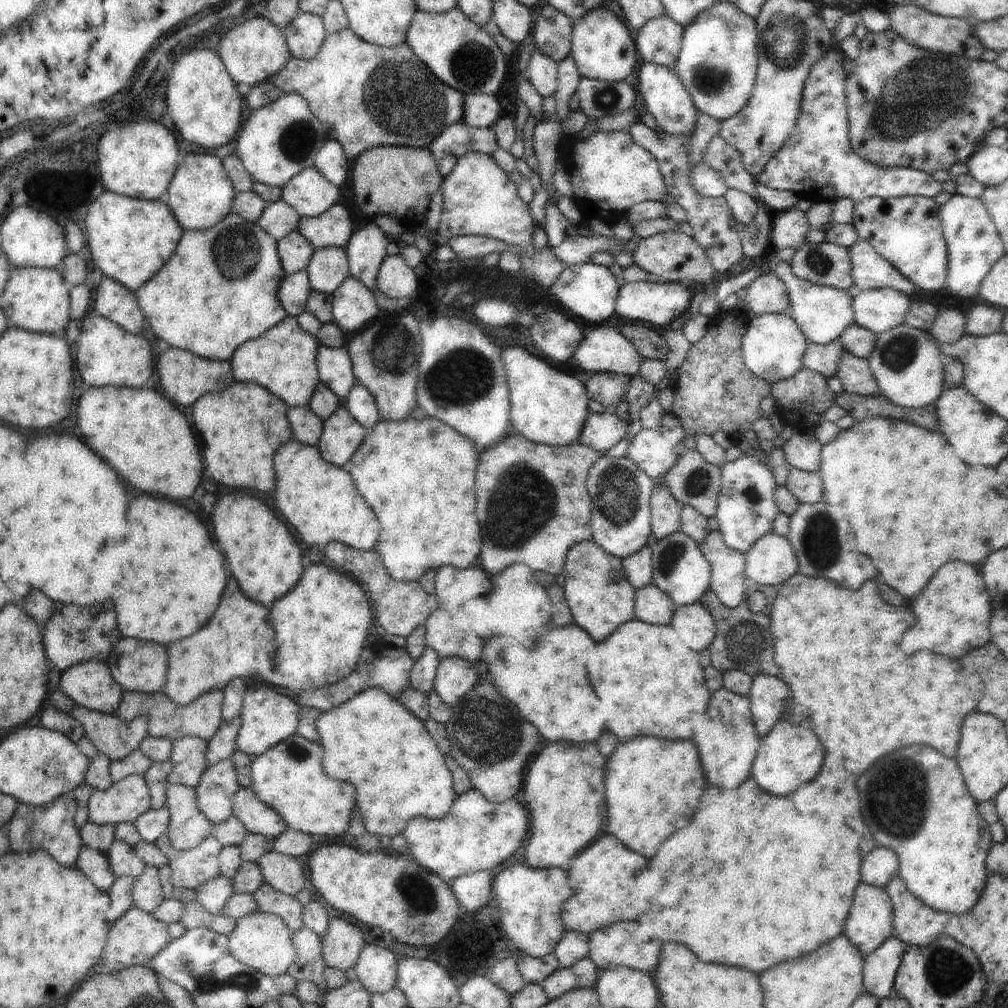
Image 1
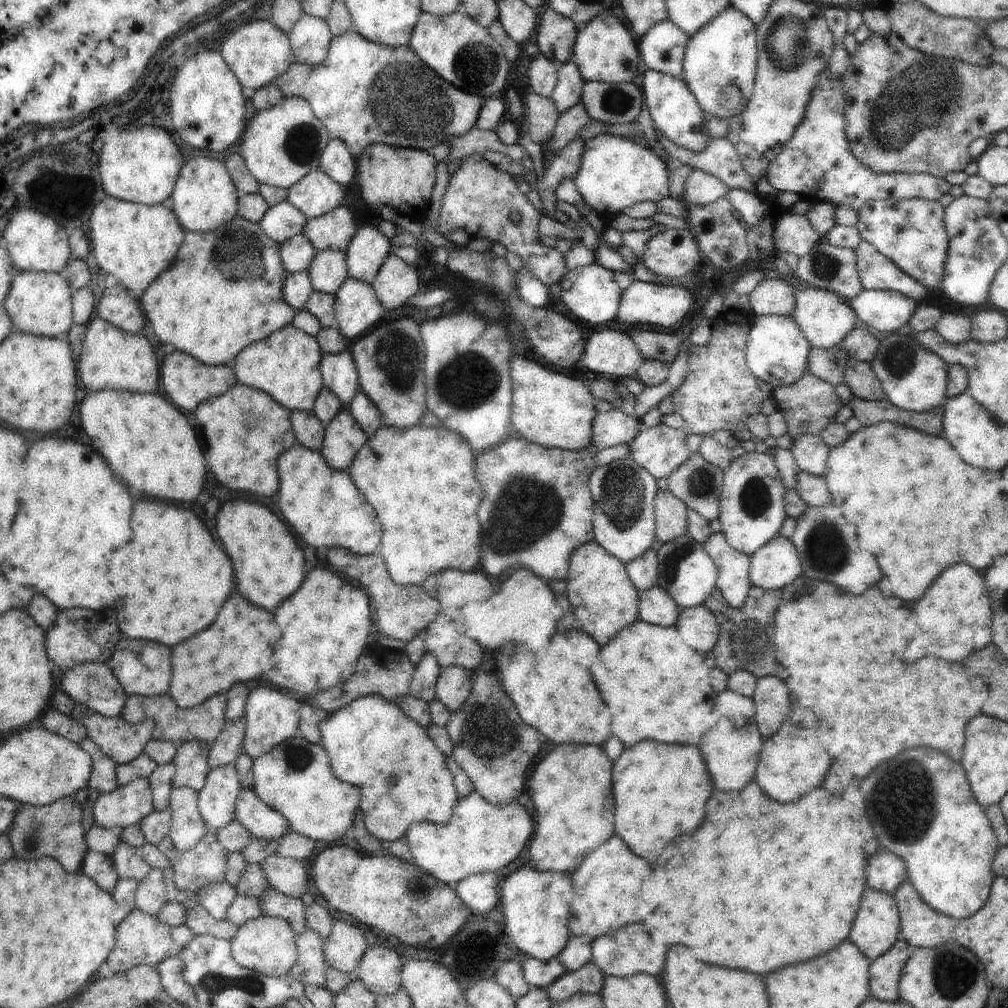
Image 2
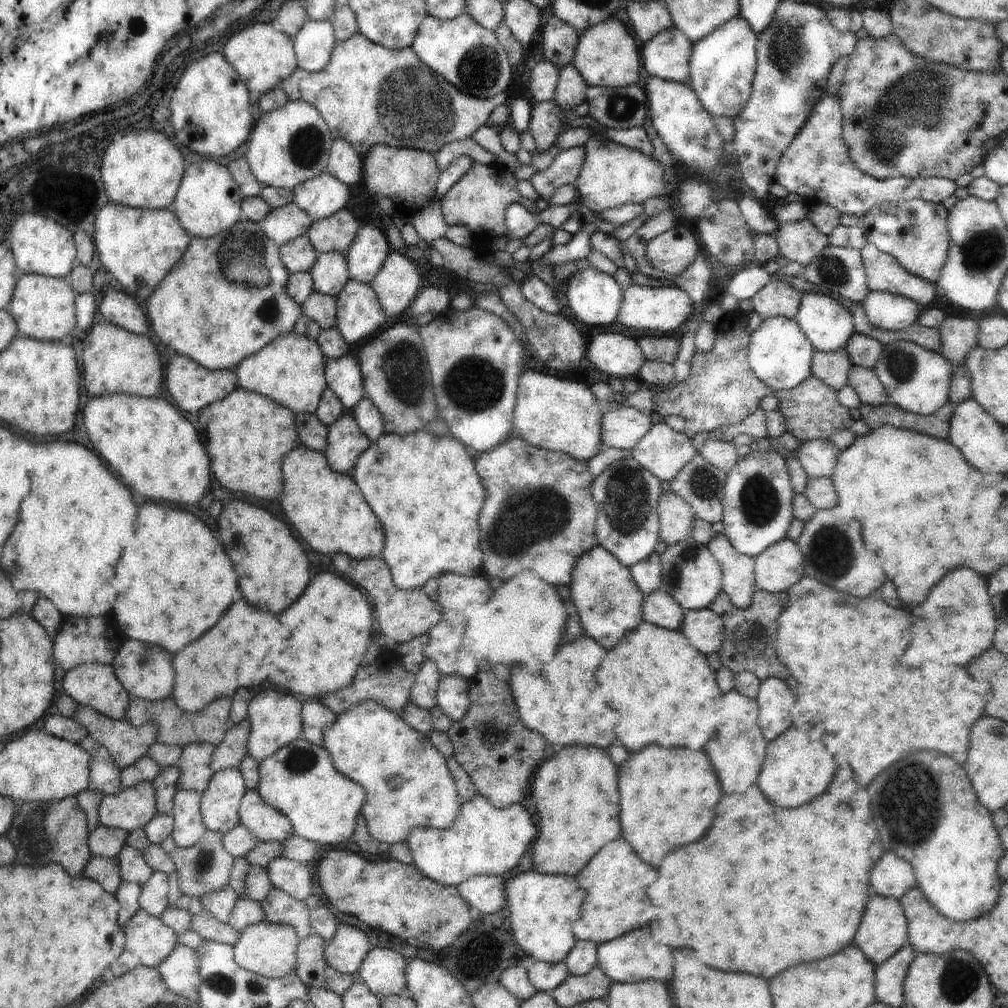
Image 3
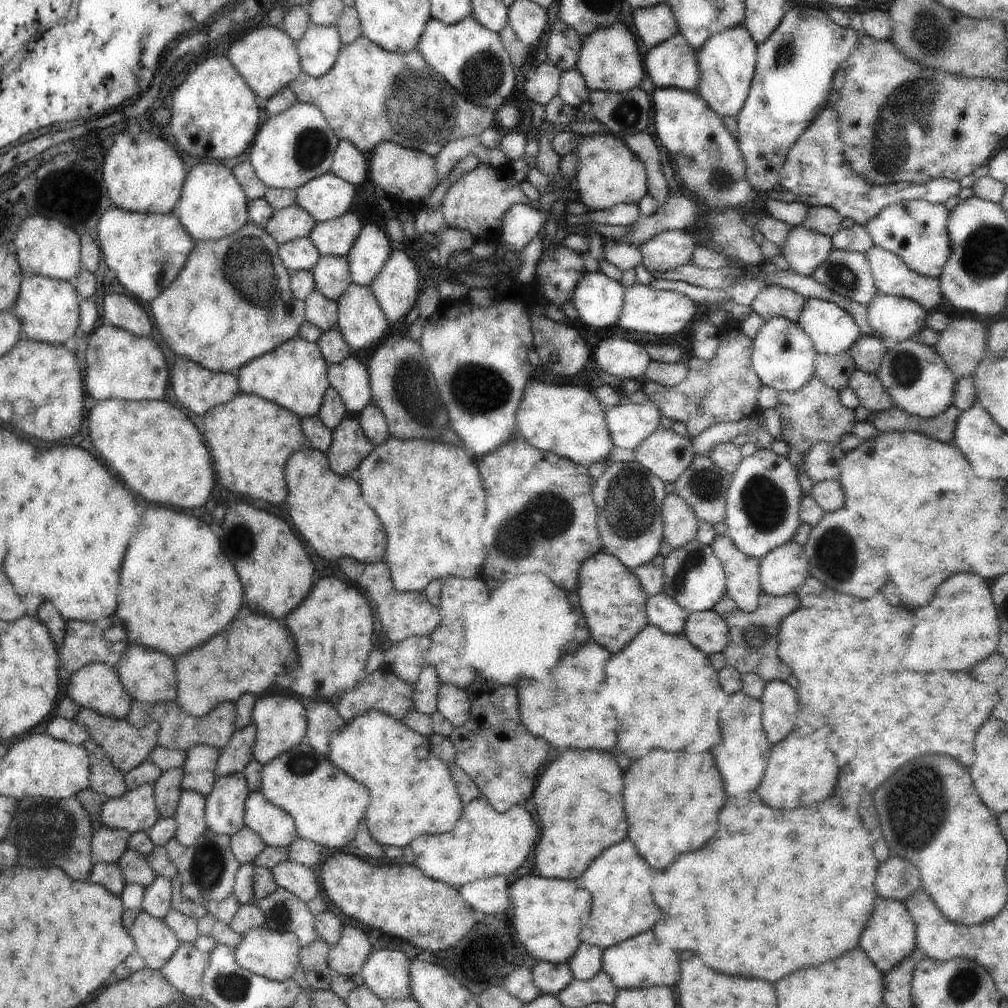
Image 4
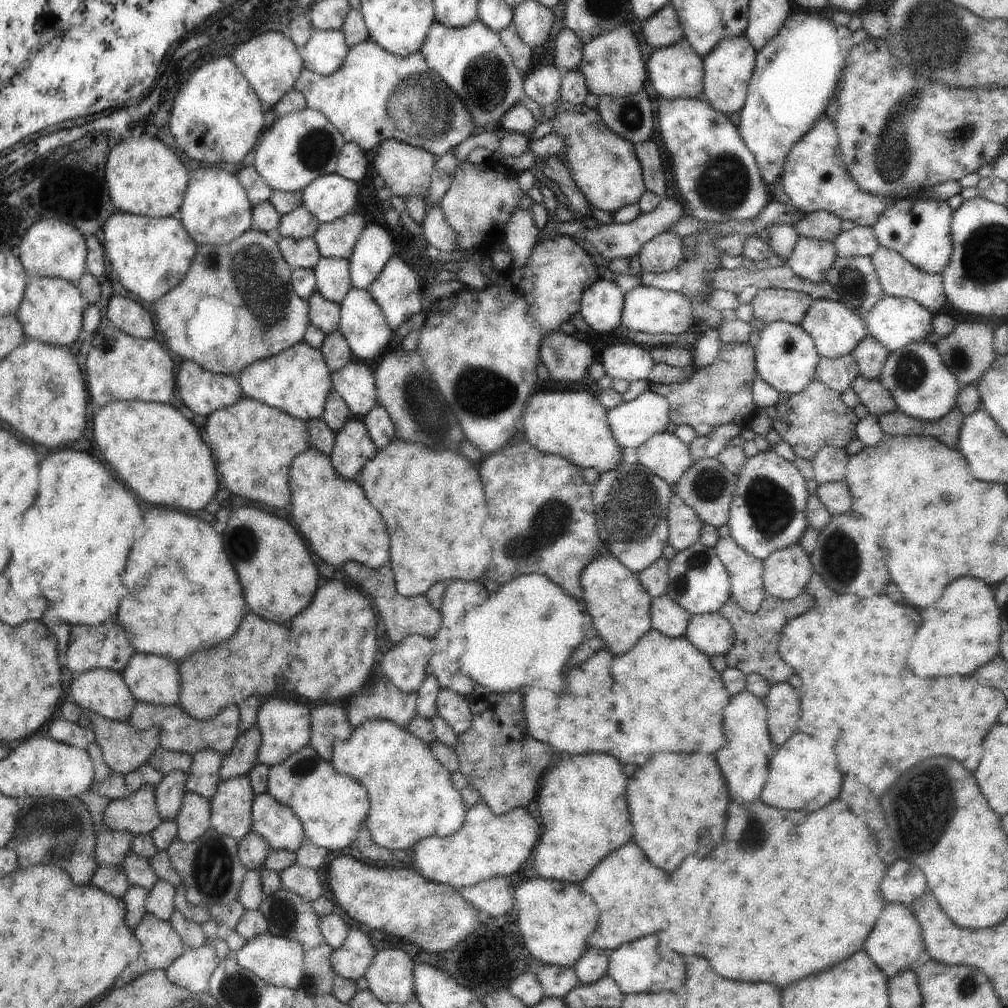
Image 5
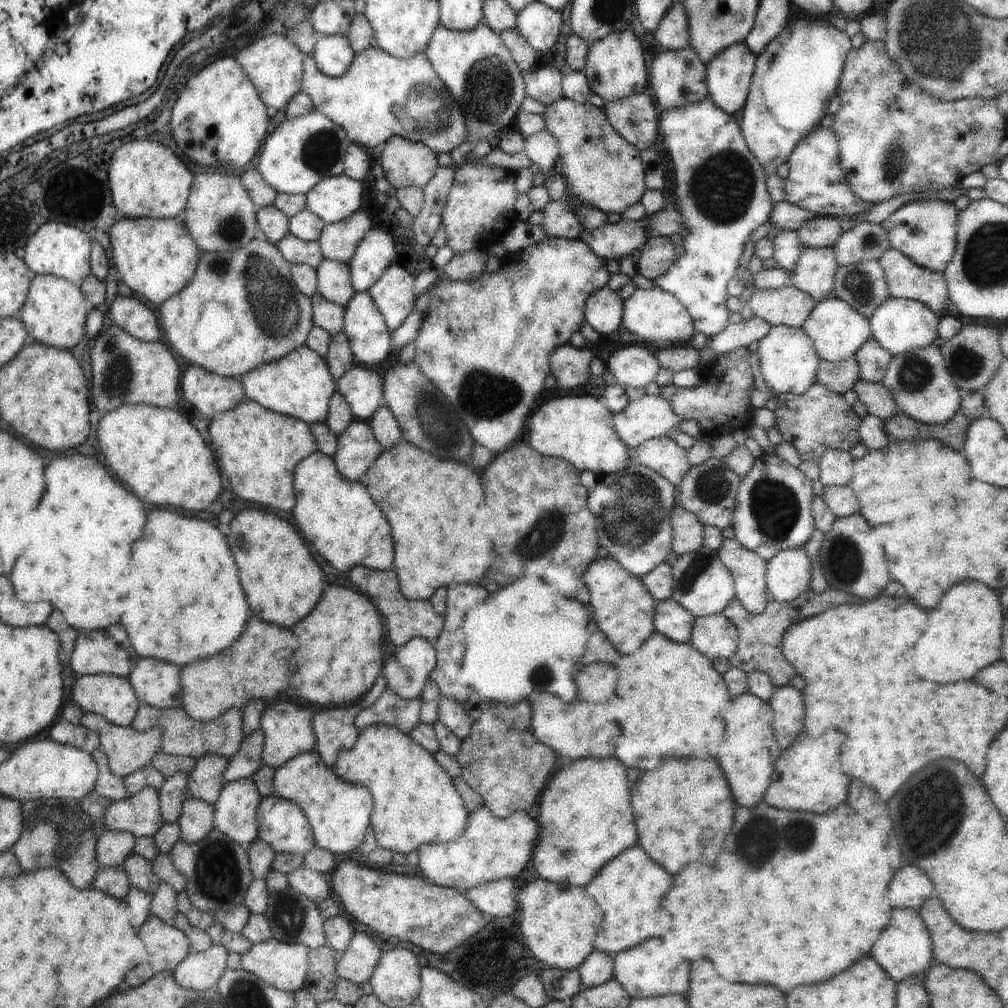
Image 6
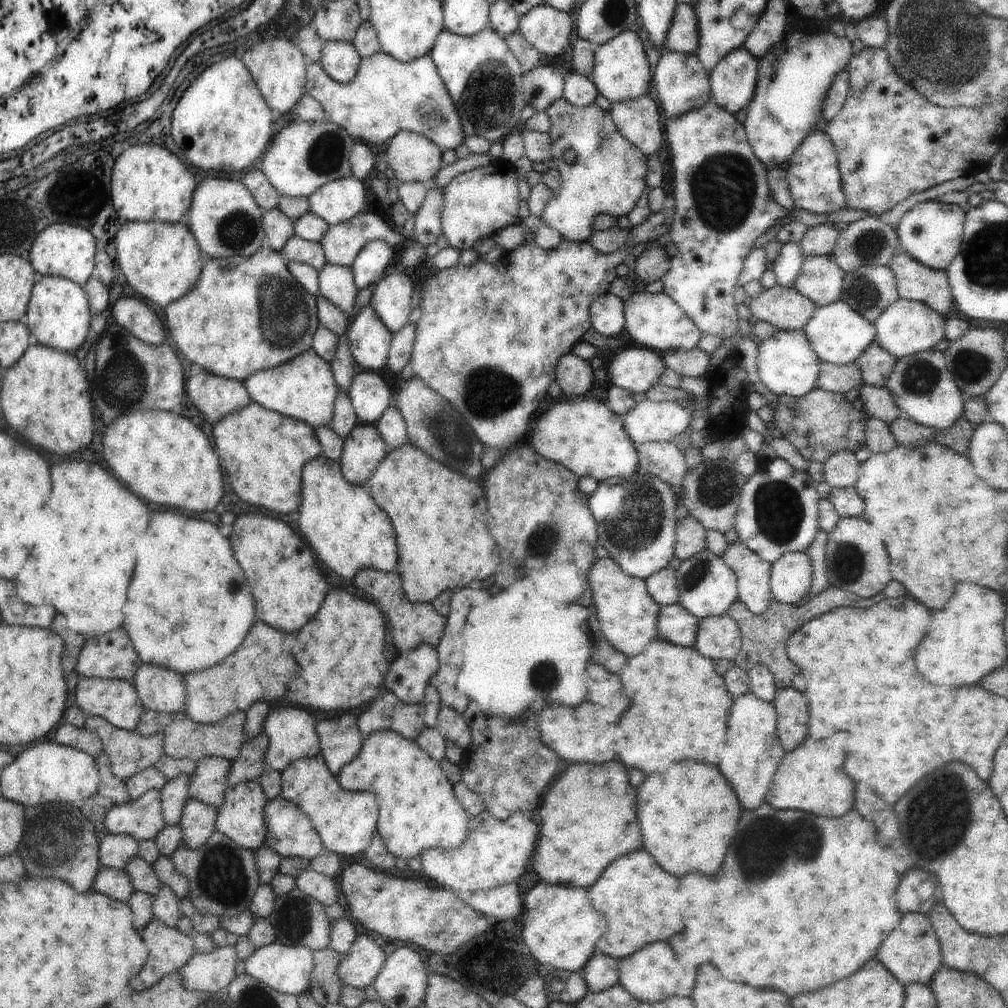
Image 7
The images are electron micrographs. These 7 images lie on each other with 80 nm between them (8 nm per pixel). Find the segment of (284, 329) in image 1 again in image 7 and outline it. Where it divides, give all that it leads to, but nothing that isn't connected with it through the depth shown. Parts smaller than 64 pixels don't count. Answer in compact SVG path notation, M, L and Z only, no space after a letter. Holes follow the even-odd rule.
M310 347L308 351L302 351L288 362L251 374L243 383L252 397L252 402L284 416L305 421L316 430L330 424L333 419L334 400L337 400L336 396L339 395L339 384L334 382L335 376L332 376L330 367L329 363Z

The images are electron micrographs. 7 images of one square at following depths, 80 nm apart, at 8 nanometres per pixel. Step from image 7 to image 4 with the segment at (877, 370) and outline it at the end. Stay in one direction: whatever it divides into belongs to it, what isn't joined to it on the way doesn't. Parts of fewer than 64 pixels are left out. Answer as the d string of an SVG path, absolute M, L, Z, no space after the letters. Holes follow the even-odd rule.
M860 335L847 350L856 369L876 374L889 344L878 336Z

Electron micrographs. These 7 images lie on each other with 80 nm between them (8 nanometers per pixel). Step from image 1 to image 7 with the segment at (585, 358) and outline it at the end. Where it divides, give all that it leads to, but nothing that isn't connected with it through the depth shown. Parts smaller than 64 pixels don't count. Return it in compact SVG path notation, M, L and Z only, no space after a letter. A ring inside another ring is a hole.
M633 344L620 349L606 369L614 385L638 394L659 384L665 367L662 353Z

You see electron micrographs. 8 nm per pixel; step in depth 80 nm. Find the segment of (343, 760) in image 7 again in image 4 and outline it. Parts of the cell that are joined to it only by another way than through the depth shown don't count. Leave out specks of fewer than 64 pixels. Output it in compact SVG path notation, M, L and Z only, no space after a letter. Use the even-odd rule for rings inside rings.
M332 700L310 702L306 718L308 730L303 742L328 758L329 736L342 730L345 720L338 714Z

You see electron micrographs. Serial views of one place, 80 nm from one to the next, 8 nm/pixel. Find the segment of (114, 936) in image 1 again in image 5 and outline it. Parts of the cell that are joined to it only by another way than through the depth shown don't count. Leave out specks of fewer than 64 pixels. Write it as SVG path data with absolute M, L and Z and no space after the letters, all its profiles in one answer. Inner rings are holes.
M146 912L133 930L141 941L141 954L117 976L116 986L122 986L146 971L168 968L185 951L185 943L170 921L160 920Z

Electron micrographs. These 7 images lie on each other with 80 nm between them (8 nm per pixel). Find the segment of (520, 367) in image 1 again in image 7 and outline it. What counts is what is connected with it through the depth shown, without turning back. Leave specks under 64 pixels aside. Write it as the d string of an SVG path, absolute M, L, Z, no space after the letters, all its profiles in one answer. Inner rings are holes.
M565 398L555 401L549 405L548 410L534 419L533 426L530 427L531 436L529 444L548 460L558 461L565 467L572 469L578 477L591 476L599 483L606 479L617 479L618 477L631 477L638 468L637 449L626 434L623 418L604 406L604 402L594 398Z

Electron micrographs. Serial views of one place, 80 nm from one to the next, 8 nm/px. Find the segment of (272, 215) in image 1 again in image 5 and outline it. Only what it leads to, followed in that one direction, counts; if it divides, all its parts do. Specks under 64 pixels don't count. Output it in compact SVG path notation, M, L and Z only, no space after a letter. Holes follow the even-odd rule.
M302 207L281 215L277 224L277 233L280 237L303 239L312 237L320 227L321 222L309 211Z

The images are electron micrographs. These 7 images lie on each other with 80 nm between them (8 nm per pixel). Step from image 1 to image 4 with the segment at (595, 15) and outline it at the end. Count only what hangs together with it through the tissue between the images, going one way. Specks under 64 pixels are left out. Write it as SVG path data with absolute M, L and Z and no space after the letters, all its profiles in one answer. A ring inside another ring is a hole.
M620 22L598 29L583 38L576 68L582 73L590 91L603 90L619 93L638 88L644 78L645 69L642 68L642 58L638 54L638 46L632 32Z

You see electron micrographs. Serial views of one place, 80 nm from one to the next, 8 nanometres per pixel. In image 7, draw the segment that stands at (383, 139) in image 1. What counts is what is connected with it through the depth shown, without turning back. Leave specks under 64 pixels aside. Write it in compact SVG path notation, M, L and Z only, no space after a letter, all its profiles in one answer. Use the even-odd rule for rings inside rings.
M385 52L364 57L354 78L347 83L335 81L319 62L310 62L305 89L306 95L315 98L322 105L327 121L332 121L334 124L341 126L346 132L350 133L350 136L353 136L356 140L368 142L368 144L380 146L380 144L388 143L400 131L408 131L430 139L445 152L446 150L455 150L457 146L464 143L466 137L456 102L437 71L433 57L429 54L410 62L399 61L397 57L390 56L389 53Z

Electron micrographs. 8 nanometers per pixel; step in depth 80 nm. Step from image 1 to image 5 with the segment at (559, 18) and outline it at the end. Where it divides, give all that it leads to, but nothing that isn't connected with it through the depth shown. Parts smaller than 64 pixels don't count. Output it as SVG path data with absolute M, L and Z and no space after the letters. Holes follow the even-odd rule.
M564 27L556 35L553 46L554 65L566 71L579 68L583 57L583 39L569 28Z

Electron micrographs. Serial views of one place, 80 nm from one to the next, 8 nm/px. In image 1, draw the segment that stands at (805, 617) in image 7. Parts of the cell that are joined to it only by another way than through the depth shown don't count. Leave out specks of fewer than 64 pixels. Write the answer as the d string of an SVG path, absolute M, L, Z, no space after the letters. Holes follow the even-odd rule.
M760 585L759 590L767 596L764 610L760 612L750 611L746 600L738 606L730 608L722 604L710 589L702 593L699 603L710 612L716 625L715 637L709 646L711 665L714 668L717 668L721 673L736 669L748 673L751 677L756 675L780 677L780 668L773 661L774 640L769 631L771 604L779 591L779 587L779 585Z

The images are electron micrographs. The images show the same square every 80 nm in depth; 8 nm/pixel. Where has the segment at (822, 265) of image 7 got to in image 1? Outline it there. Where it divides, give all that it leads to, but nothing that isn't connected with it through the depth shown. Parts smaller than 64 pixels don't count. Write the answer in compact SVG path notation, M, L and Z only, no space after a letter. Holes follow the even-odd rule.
M796 208L773 213L771 225L770 242L773 250L798 248L806 243L806 234L811 230L806 213Z

